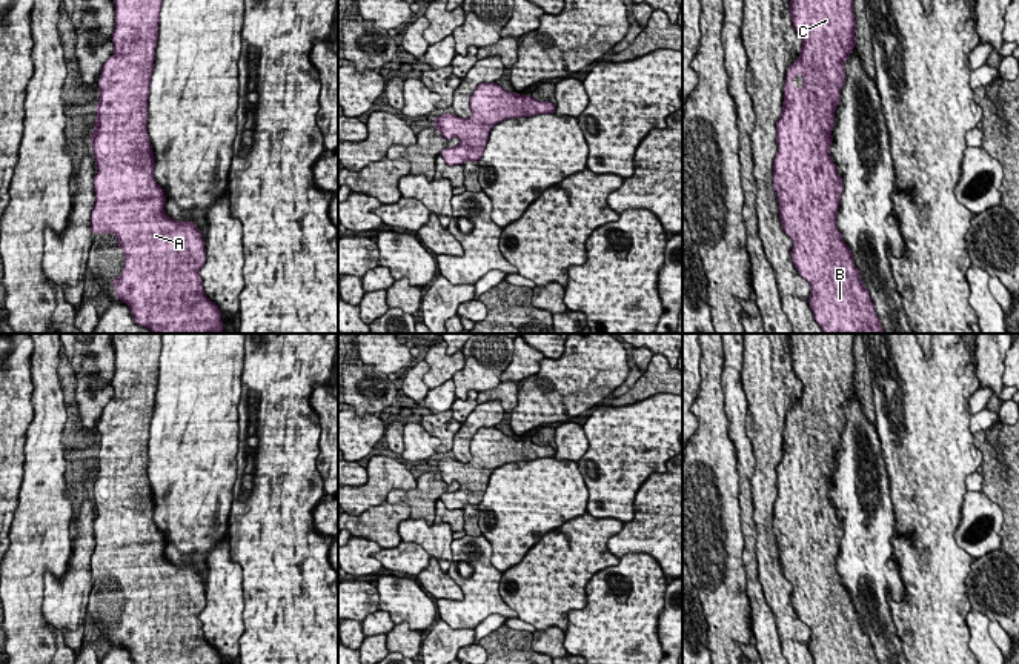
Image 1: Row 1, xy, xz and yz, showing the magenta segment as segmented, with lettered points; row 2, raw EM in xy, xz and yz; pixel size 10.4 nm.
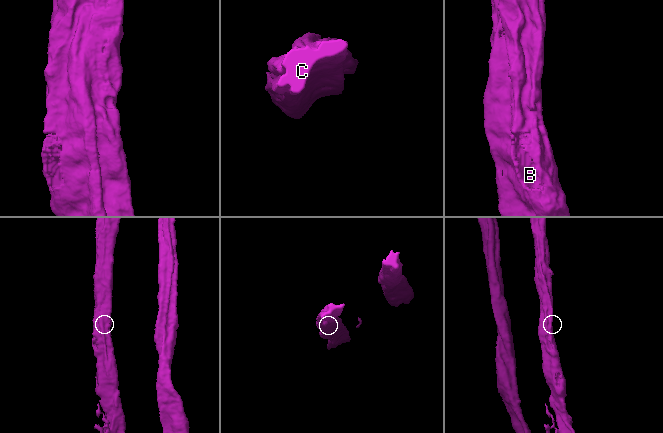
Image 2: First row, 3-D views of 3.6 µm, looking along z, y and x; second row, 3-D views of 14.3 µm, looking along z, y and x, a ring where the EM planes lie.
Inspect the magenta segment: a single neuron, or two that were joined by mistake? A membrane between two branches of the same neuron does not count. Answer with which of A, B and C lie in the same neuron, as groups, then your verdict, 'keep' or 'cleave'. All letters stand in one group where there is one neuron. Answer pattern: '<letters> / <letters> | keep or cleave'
A B C | keep

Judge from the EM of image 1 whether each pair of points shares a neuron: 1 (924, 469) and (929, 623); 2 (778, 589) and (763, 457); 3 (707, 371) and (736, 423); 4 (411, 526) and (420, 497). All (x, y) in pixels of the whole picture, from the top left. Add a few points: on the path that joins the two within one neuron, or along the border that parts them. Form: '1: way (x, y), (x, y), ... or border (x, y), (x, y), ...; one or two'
1: way (927, 507), (932, 584); one
2: way (767, 557), (764, 489); one
3: border (724, 365), (724, 414), (730, 437); two
4: border (411, 517), (434, 524); two

